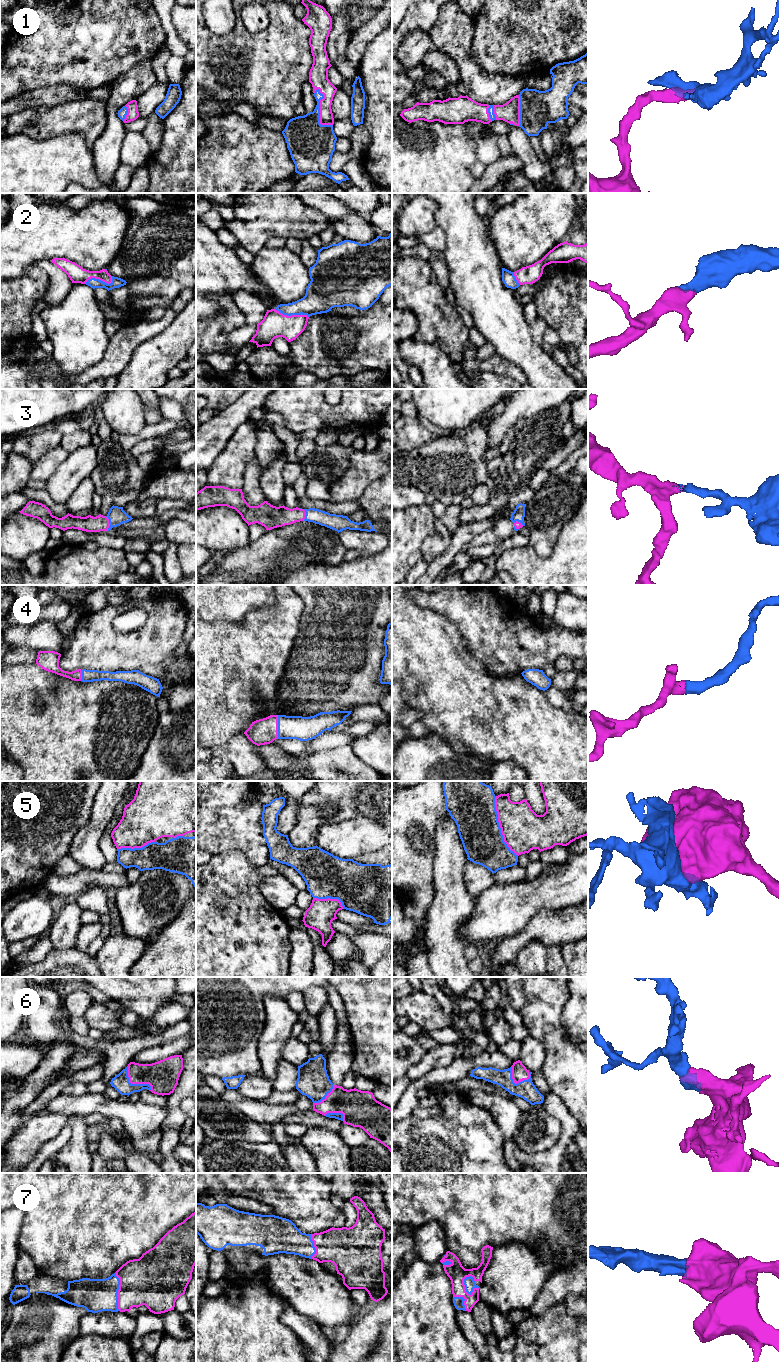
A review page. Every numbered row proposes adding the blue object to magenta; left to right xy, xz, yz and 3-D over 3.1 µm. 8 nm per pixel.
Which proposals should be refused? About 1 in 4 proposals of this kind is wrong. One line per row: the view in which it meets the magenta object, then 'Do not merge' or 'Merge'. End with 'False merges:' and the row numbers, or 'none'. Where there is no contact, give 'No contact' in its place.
1: Touches magenta in xz. Merge
2: Touches magenta in xz. Merge
3: Touches magenta in xy. Merge
4: Touches magenta in xz. Merge
5: Touches magenta in yz. Do not merge
6: Touches magenta in xy. Merge
7: Touches magenta in yz. Merge
False merges: 5

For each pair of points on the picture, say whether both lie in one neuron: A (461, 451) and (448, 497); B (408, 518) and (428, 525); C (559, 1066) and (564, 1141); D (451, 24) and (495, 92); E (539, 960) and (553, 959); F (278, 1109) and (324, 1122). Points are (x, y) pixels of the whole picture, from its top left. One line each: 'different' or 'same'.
A: same
B: same
C: different
D: same
E: different
F: different

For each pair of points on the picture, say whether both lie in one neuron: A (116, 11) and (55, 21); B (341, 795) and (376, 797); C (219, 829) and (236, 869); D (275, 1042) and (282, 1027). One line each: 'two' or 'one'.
A: one
B: two
C: two
D: one

